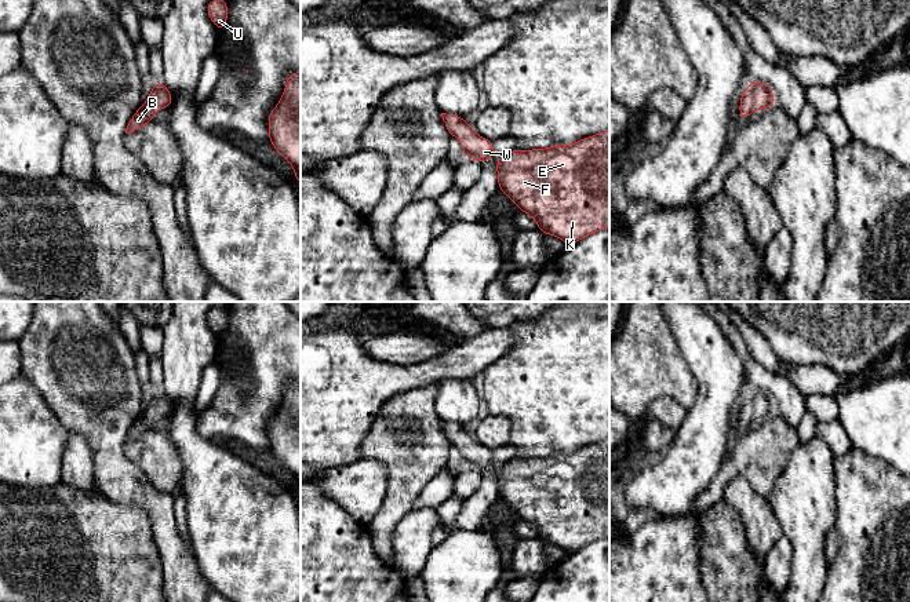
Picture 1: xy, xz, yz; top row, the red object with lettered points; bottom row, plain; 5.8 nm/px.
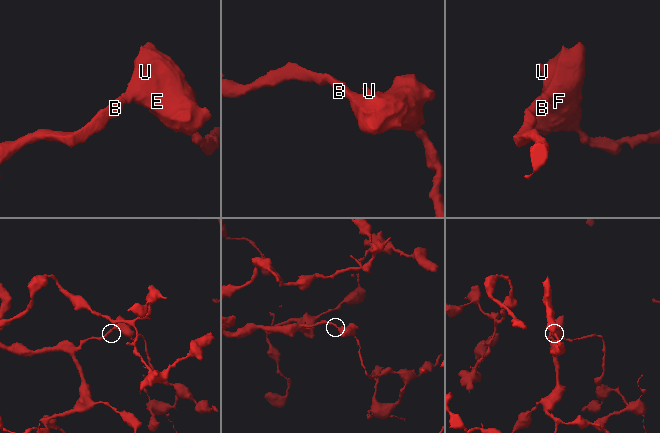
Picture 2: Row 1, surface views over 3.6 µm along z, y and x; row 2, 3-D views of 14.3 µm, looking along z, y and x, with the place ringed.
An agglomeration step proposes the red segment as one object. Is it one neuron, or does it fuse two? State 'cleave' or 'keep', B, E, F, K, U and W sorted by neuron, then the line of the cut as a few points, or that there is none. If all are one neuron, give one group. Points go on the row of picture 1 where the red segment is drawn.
keep | B E F K U W | no cut

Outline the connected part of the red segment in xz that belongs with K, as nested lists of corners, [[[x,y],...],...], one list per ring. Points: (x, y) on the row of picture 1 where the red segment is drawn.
[[[609,129],[572,145],[510,150],[496,161],[499,191],[531,215],[543,234],[568,245],[609,229]]]

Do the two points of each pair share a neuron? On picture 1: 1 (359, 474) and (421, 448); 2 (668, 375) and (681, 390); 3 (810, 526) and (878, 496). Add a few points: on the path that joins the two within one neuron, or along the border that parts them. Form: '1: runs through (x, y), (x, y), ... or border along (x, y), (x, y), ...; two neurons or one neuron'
1: border along (361, 458), (374, 458), (386, 470), (385, 496); two neurons
2: runs through (672, 379), (679, 386); one neuron
3: border along (834, 482), (833, 526); two neurons

